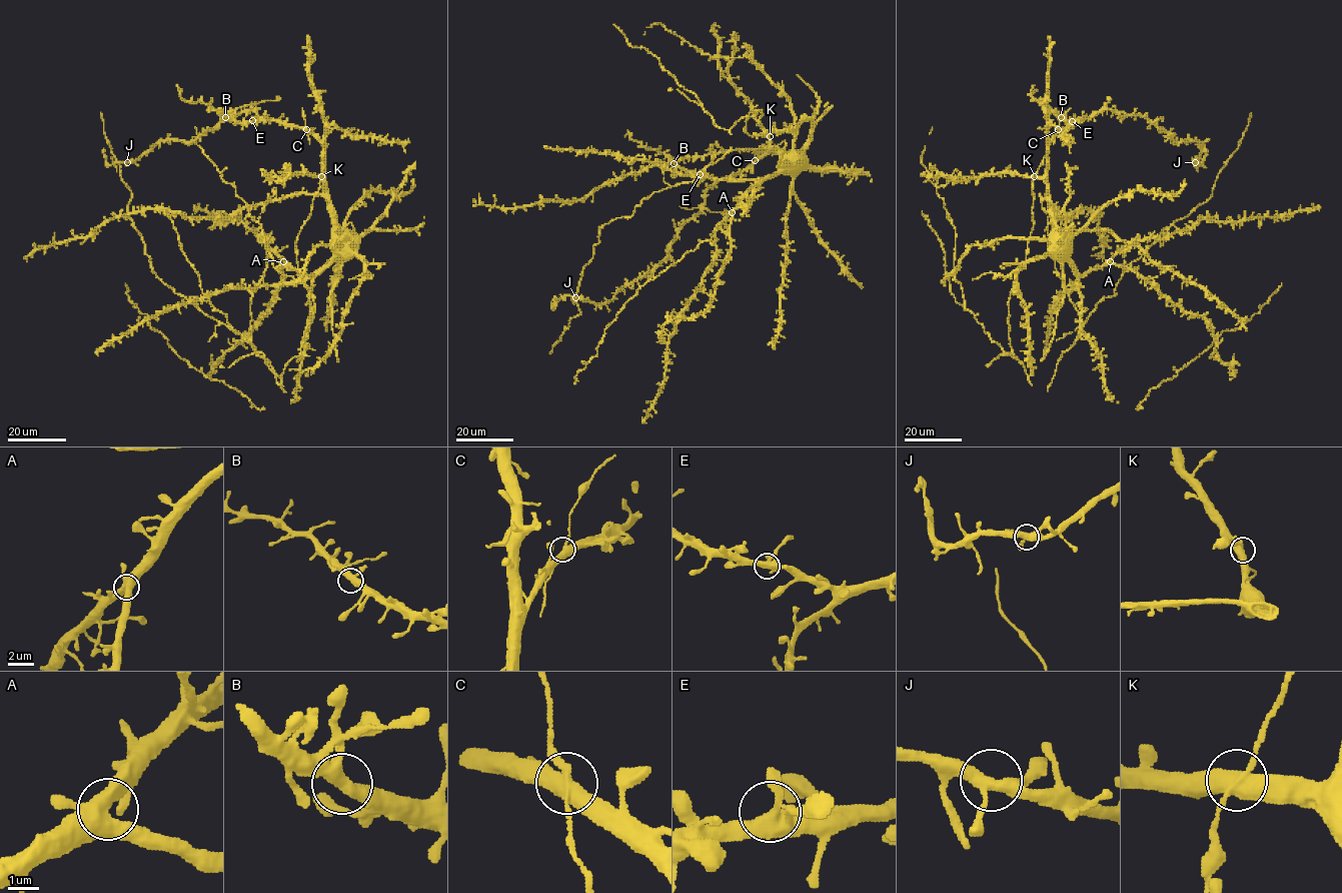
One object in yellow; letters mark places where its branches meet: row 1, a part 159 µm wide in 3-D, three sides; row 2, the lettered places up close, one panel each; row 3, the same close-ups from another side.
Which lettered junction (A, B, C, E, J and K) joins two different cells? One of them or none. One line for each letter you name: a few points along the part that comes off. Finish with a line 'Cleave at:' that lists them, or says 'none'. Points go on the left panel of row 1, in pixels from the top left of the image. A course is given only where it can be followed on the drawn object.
Cleave at: none

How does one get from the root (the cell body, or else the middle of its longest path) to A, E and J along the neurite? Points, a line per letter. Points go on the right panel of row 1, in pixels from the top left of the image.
A: (1058, 234), (1054, 234), (1054, 243), (1080, 274), (1110, 261)
E: (1058, 234), (1054, 234), (1048, 193), (1047, 146), (1060, 129), (1076, 121), (1072, 121)
J: (1058, 234), (1048, 193), (1047, 146), (1075, 121), (1104, 110), (1146, 116), (1176, 142), (1198, 142), (1195, 162)

